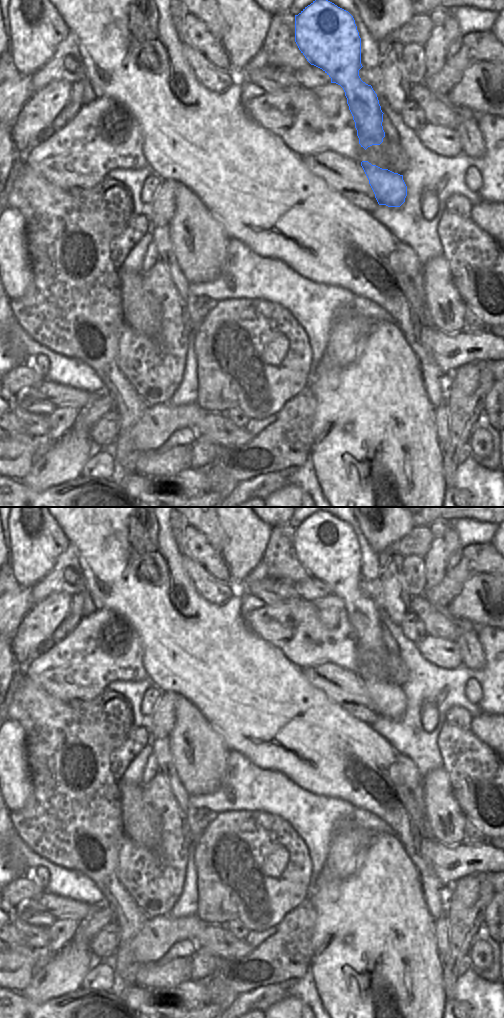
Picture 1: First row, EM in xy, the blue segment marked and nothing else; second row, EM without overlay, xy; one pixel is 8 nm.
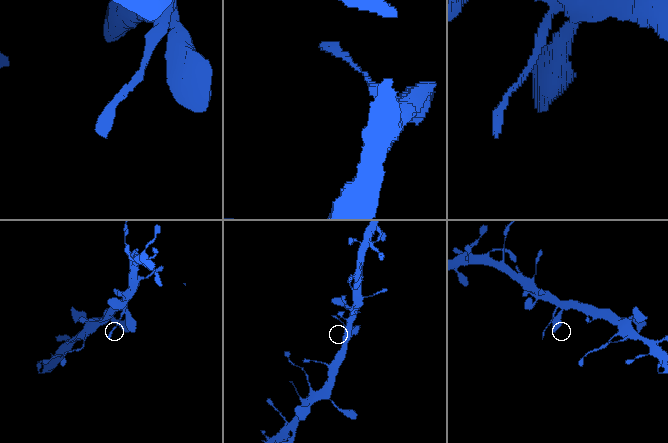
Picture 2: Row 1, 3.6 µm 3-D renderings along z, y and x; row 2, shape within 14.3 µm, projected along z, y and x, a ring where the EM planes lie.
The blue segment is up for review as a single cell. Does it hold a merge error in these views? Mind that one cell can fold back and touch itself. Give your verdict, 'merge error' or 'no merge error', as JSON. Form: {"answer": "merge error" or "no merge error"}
{"answer": "no merge error"}

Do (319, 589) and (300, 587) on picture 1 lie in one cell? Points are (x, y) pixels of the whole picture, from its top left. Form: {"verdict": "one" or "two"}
{"verdict": "one"}

